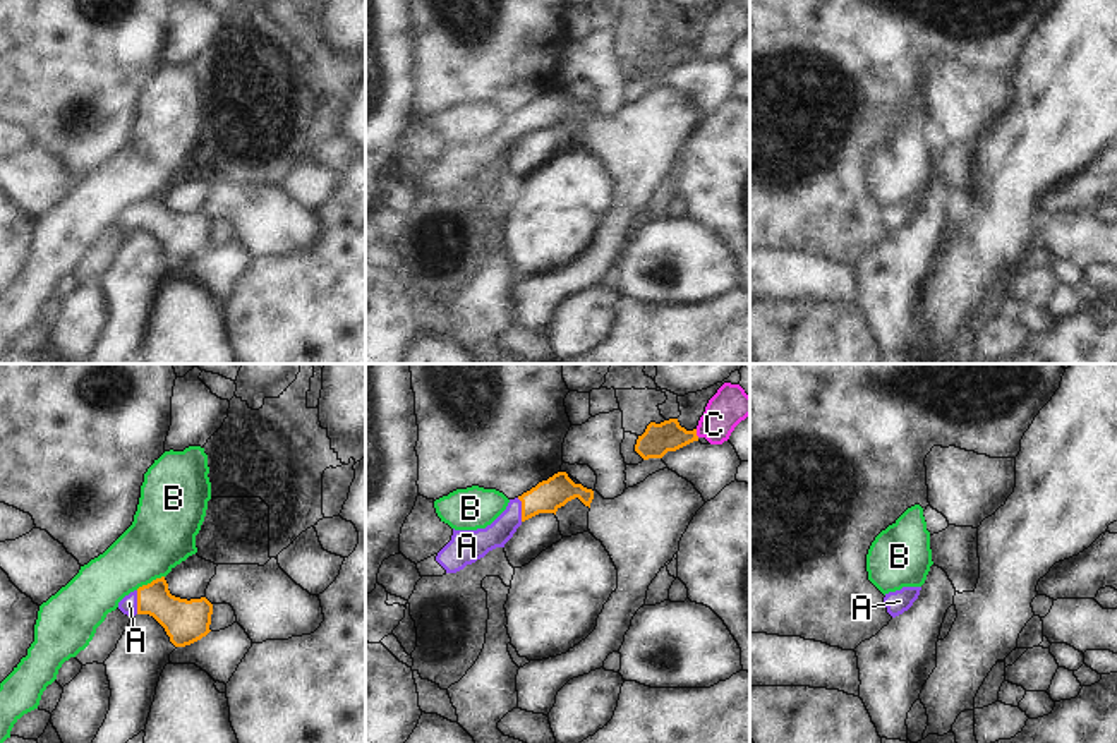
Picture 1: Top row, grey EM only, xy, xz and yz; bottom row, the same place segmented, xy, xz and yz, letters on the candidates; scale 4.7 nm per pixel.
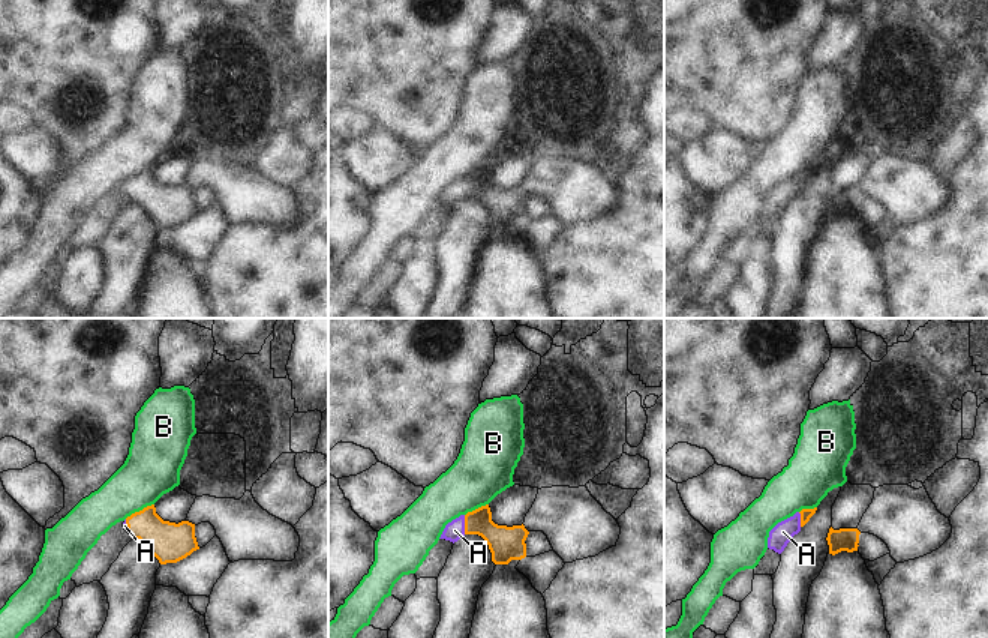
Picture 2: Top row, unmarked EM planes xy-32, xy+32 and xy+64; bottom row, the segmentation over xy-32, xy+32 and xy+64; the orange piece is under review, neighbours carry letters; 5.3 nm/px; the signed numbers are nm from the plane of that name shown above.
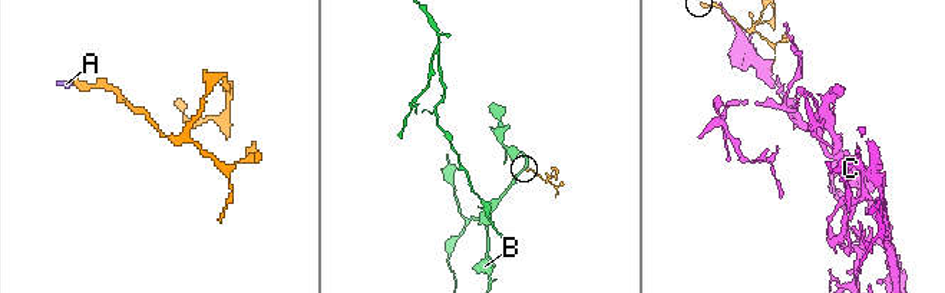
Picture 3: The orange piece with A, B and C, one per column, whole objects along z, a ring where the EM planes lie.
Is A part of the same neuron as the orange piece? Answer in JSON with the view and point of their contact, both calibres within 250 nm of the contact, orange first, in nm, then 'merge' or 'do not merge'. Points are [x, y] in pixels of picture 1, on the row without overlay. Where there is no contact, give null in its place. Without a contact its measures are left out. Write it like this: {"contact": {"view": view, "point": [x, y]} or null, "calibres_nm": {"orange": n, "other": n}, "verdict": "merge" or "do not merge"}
{"contact": {"view": "xy", "point": [138, 218]}, "calibres_nm": {"orange": 200, "other": 80}, "verdict": "merge"}

